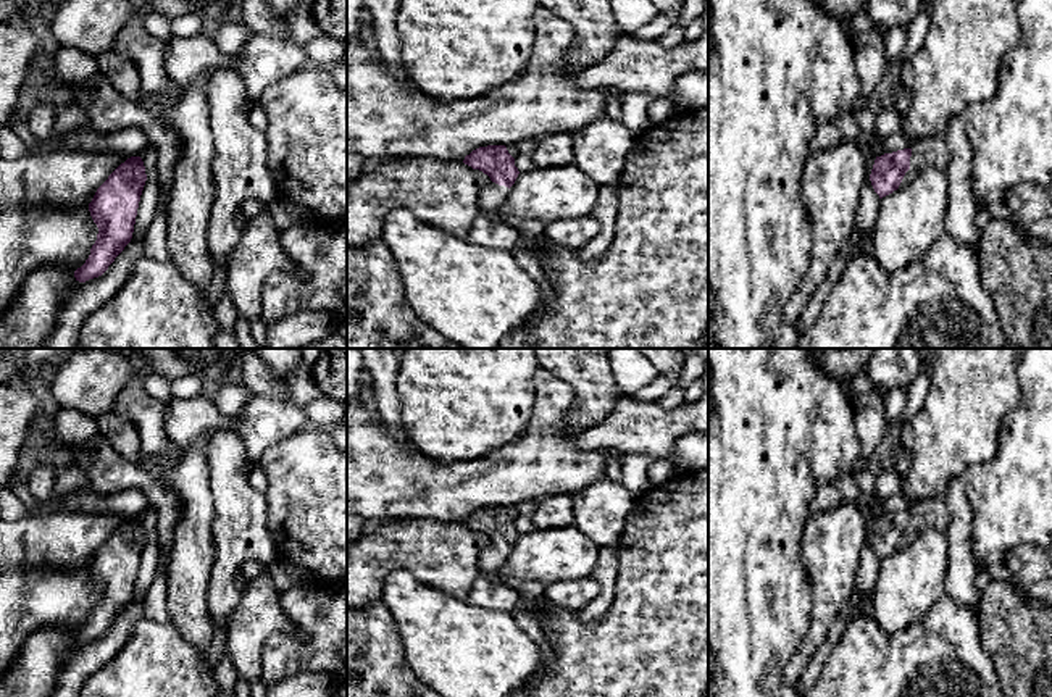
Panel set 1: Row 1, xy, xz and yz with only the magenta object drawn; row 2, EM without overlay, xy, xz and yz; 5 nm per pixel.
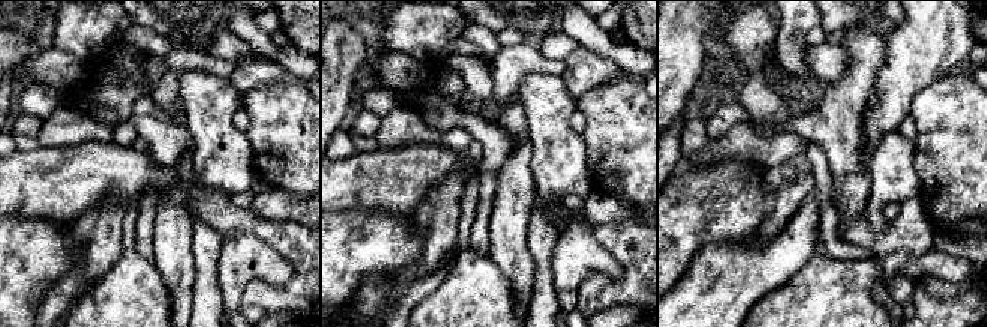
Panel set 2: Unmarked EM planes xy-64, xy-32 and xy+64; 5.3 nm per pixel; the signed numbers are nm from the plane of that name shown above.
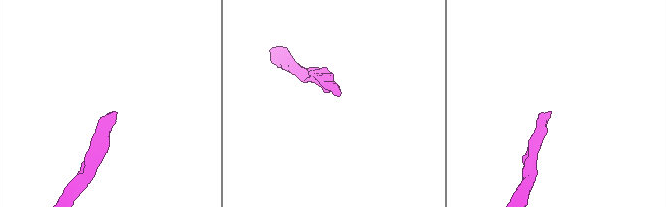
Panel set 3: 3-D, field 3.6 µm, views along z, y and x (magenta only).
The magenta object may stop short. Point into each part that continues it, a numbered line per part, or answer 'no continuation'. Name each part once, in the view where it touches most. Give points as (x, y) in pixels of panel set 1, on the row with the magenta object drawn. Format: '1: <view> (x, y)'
1: yz (935, 150)

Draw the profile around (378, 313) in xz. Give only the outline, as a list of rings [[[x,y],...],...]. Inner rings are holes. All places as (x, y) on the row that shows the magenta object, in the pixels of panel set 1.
[[[382,239],[347,248],[347,348],[463,348],[424,324],[410,307]]]

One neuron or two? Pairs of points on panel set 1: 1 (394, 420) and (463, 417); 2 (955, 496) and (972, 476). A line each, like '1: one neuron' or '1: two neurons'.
1: two neurons
2: two neurons

